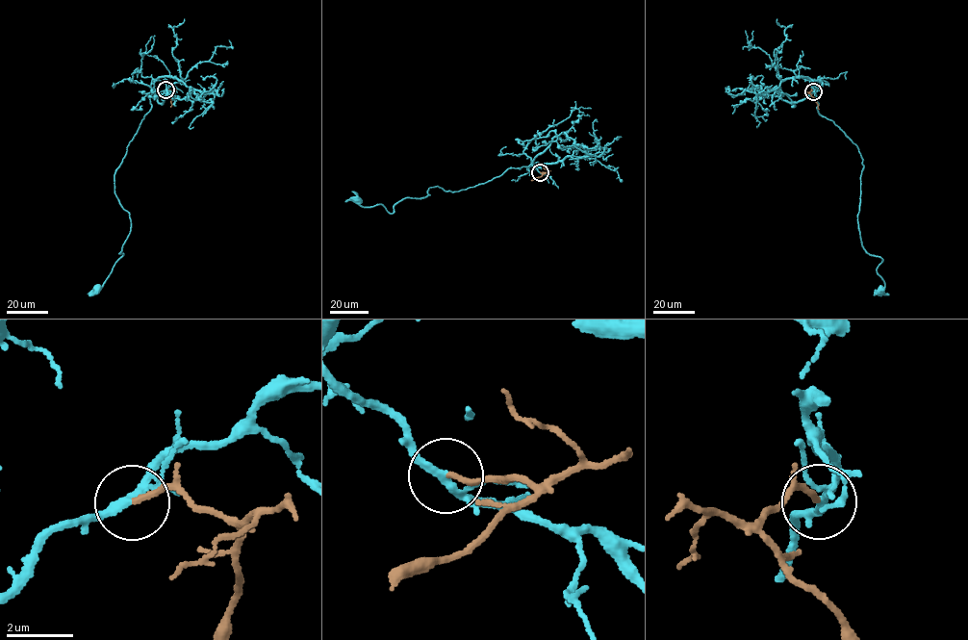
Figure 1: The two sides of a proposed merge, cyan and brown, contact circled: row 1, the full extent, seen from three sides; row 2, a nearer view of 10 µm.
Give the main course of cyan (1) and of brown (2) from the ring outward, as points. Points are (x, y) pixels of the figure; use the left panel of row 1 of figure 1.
1: (165, 89), (152, 91), (151, 108), (114, 175), (130, 231), (97, 290)
2: (165, 89), (172, 91), (170, 106)

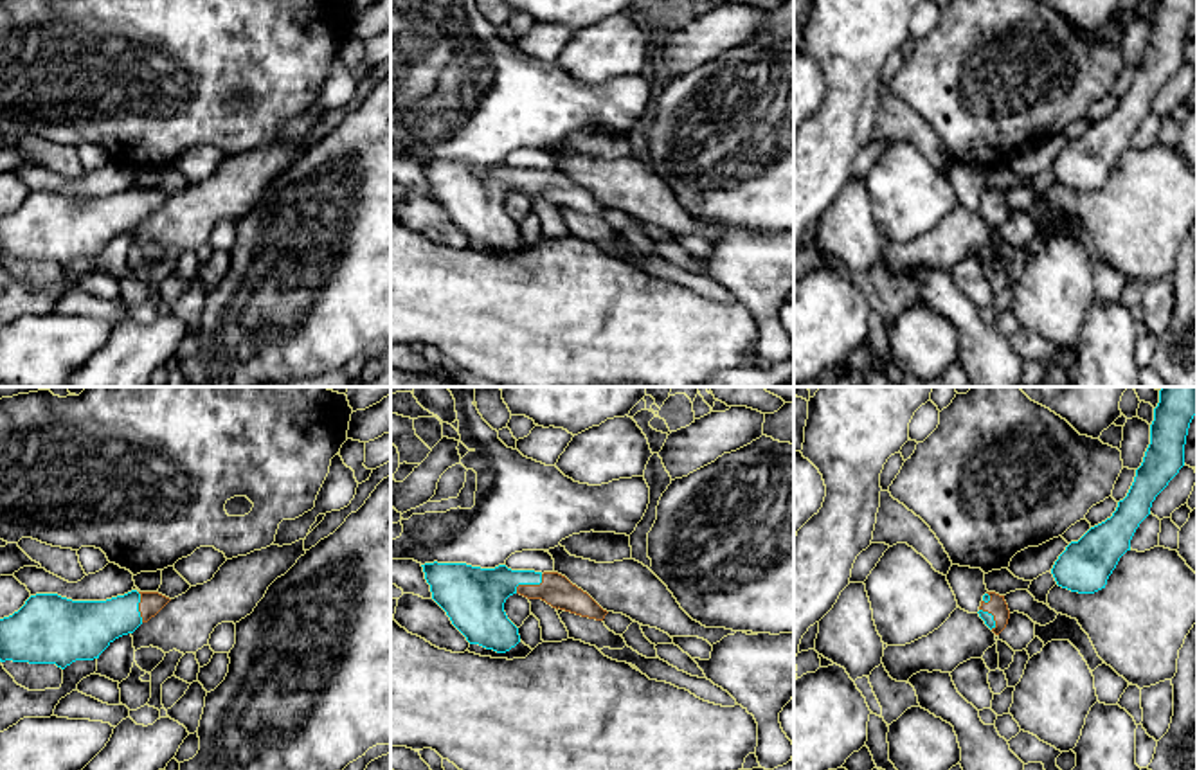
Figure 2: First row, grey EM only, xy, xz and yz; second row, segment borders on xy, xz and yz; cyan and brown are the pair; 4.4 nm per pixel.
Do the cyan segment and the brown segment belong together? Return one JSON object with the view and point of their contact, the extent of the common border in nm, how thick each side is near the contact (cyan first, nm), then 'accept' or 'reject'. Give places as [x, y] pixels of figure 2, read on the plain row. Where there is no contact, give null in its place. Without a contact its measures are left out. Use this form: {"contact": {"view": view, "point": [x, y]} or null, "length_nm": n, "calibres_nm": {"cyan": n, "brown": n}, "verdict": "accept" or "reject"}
{"contact": {"view": "xz", "point": [530, 180]}, "length_nm": 150, "calibres_nm": {"cyan": 260, "brown": 140}, "verdict": "accept"}

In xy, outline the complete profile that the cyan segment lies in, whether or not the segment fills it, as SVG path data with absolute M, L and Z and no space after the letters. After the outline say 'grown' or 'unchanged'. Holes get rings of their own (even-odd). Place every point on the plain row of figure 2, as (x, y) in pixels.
M131 187L106 198L72 198L58 191L31 192L9 214L0 216L0 259L56 261L65 266L76 257L94 257L119 234L133 230L171 196L158 189Z; grown

